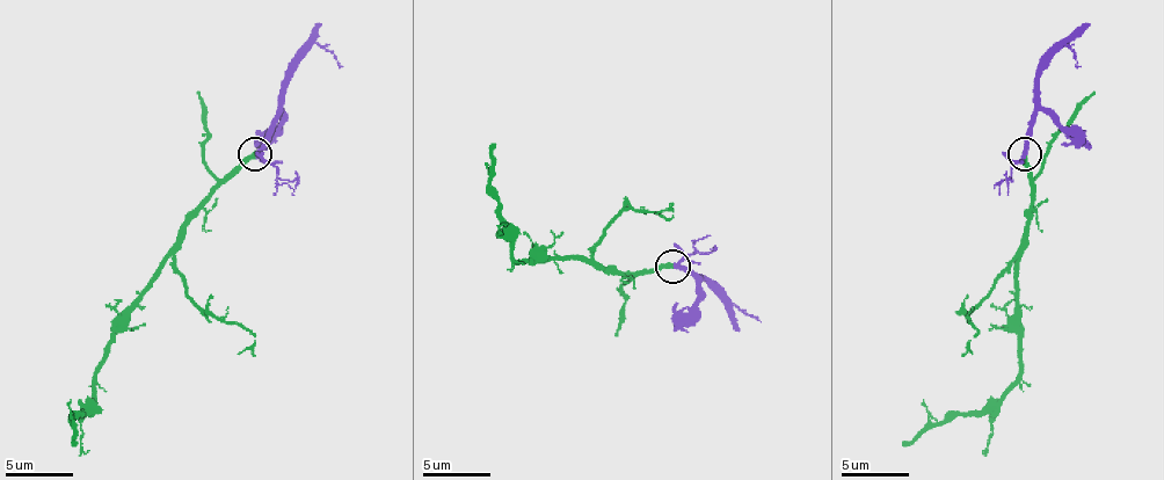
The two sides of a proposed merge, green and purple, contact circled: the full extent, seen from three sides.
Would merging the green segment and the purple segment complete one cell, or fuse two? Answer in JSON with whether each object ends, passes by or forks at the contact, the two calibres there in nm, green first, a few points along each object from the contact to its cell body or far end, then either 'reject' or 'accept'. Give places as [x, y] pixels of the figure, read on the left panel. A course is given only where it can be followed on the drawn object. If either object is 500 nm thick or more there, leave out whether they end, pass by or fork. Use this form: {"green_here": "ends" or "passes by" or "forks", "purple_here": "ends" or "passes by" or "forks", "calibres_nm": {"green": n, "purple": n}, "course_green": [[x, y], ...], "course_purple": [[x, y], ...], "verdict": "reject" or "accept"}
{"green_here": "ends", "purple_here": "passes by", "calibres_nm": {"green": 300, "purple": 240}, "course_green": [[254, 153], [193, 218], [108, 346], [92, 400], [71, 424], [71, 444]], "course_purple": [[257, 153], [270, 120], [277, 113], [284, 72], [314, 42], [335, 55], [339, 68]], "verdict": "accept"}

